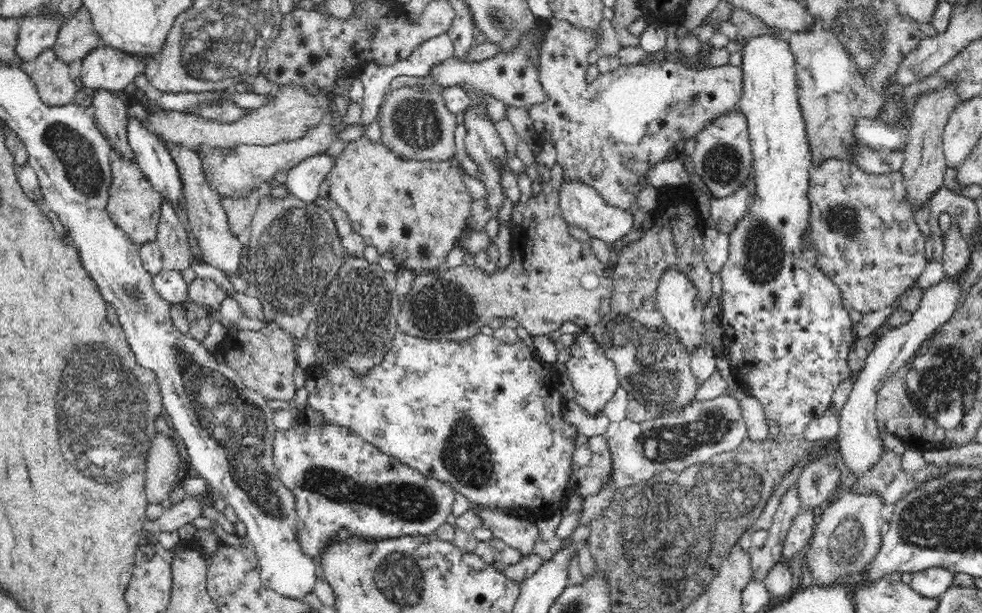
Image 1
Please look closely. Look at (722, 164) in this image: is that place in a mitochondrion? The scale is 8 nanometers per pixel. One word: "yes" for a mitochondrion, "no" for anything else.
yes

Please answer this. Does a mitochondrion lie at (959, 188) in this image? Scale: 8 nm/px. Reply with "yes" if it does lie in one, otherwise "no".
no

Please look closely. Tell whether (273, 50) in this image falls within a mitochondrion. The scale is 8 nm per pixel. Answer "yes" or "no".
yes

